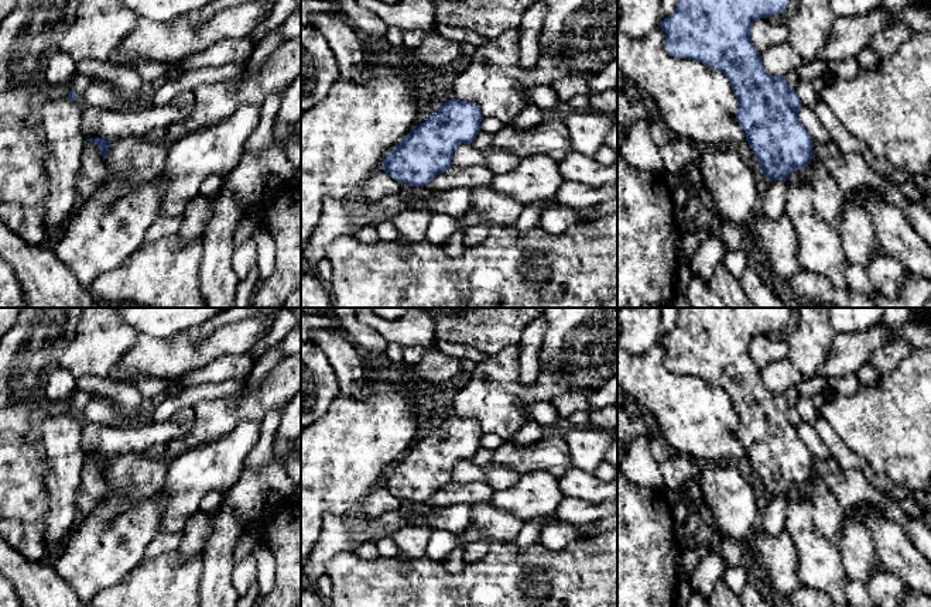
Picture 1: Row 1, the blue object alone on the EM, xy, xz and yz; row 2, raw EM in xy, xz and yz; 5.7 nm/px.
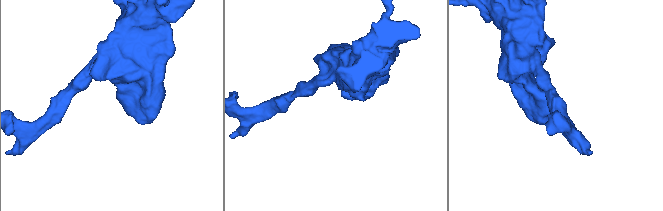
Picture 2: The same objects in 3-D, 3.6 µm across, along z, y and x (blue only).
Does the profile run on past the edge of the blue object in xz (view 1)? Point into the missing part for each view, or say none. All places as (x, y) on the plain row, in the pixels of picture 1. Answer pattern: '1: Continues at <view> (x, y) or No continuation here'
1: No continuation here

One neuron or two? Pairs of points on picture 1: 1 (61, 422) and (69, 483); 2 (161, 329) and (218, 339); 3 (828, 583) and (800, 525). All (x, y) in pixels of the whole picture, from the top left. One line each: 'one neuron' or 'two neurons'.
1: one neuron
2: two neurons
3: one neuron

